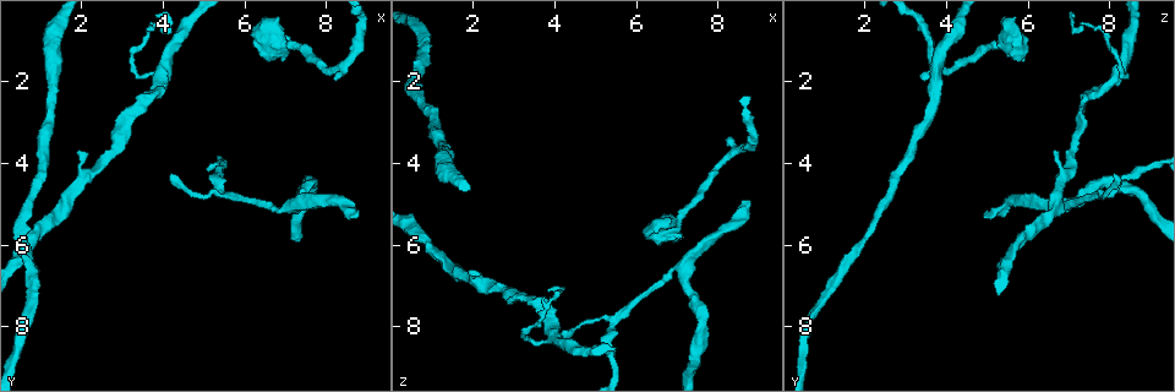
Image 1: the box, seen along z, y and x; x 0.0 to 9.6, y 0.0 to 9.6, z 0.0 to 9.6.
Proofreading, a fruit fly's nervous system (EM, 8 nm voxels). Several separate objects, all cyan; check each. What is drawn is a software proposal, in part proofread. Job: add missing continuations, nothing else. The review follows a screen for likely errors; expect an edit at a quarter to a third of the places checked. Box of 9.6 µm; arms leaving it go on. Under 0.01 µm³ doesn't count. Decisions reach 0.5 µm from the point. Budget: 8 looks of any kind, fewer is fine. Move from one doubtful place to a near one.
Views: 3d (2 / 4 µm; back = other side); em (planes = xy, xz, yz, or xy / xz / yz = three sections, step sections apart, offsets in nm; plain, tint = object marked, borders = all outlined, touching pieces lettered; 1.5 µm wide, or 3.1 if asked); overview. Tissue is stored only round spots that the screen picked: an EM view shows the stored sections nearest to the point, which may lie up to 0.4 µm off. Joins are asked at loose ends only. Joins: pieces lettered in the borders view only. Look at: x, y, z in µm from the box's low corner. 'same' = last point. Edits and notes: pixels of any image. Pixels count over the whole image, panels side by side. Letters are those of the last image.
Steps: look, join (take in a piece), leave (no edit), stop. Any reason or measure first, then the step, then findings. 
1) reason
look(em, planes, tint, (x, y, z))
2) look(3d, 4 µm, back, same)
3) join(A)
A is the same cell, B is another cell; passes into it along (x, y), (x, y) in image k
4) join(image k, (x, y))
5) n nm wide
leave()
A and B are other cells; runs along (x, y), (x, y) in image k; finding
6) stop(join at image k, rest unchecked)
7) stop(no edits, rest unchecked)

branch stops here
look(em, planes, borders, (1.95, 3.65, 6.60))

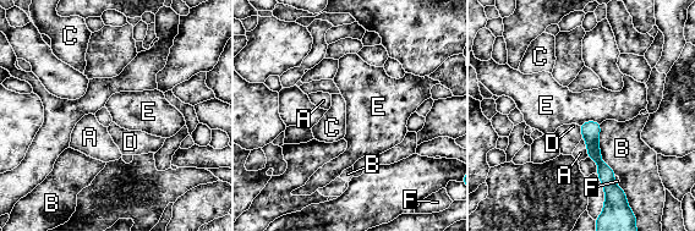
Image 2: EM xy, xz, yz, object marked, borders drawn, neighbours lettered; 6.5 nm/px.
130 nm wide
leave()
A, B, C, D, E and F are other cells; border along (600, 122), (584, 121), (579, 125) in image 2; none of them fits

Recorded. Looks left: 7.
thin end
look(em, planes, borders, (8.30, 1.95, 3.35))

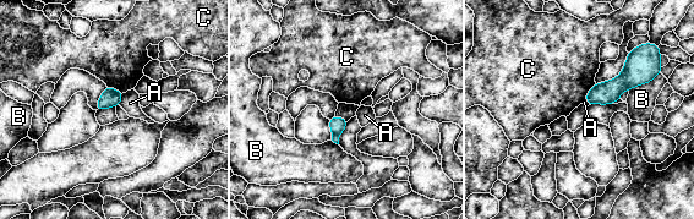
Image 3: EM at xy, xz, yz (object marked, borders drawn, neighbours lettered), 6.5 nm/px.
leave()
A, B and C are other cells; border along (595, 82), (584, 100) in image 3; no lettered piece goes on from it

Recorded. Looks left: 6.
an open end
look(em, xz, step 8, borders, (8.70, 5.35, 4.95))

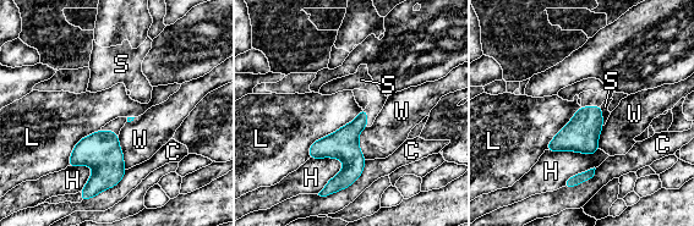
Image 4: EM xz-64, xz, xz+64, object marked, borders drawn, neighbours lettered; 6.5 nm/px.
L touches over 480 nm
join(image 4, (362, 81))
S is the same cell, C, H, L and W are other cells; the neuron continues

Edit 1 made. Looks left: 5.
stop(join at image 4, rest unchecked)

